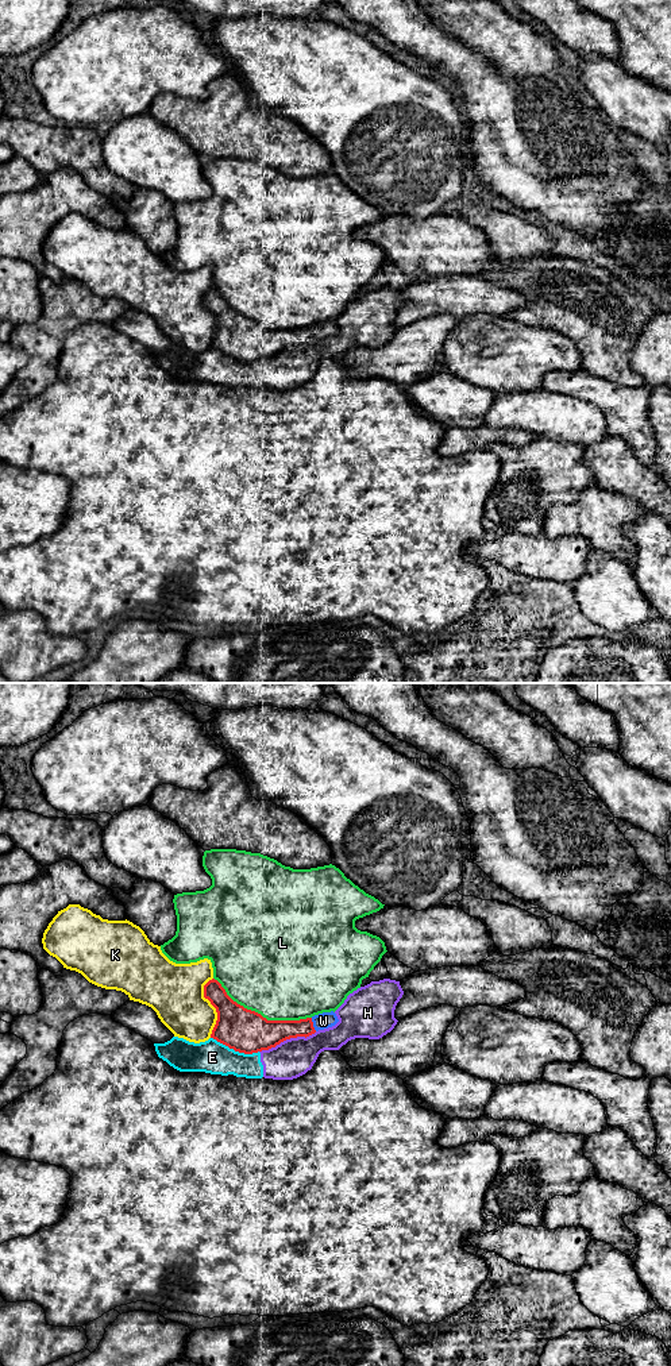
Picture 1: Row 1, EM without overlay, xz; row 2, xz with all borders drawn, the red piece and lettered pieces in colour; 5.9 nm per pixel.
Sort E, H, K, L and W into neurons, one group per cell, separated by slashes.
E H / K / L / W

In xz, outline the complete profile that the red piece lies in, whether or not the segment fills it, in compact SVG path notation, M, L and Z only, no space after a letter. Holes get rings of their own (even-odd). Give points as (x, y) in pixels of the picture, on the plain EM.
M215 288L204 294L204 306L217 321L211 347L244 363L269 359L290 347L306 347L339 331L333 320L300 329L267 329L234 310Z

